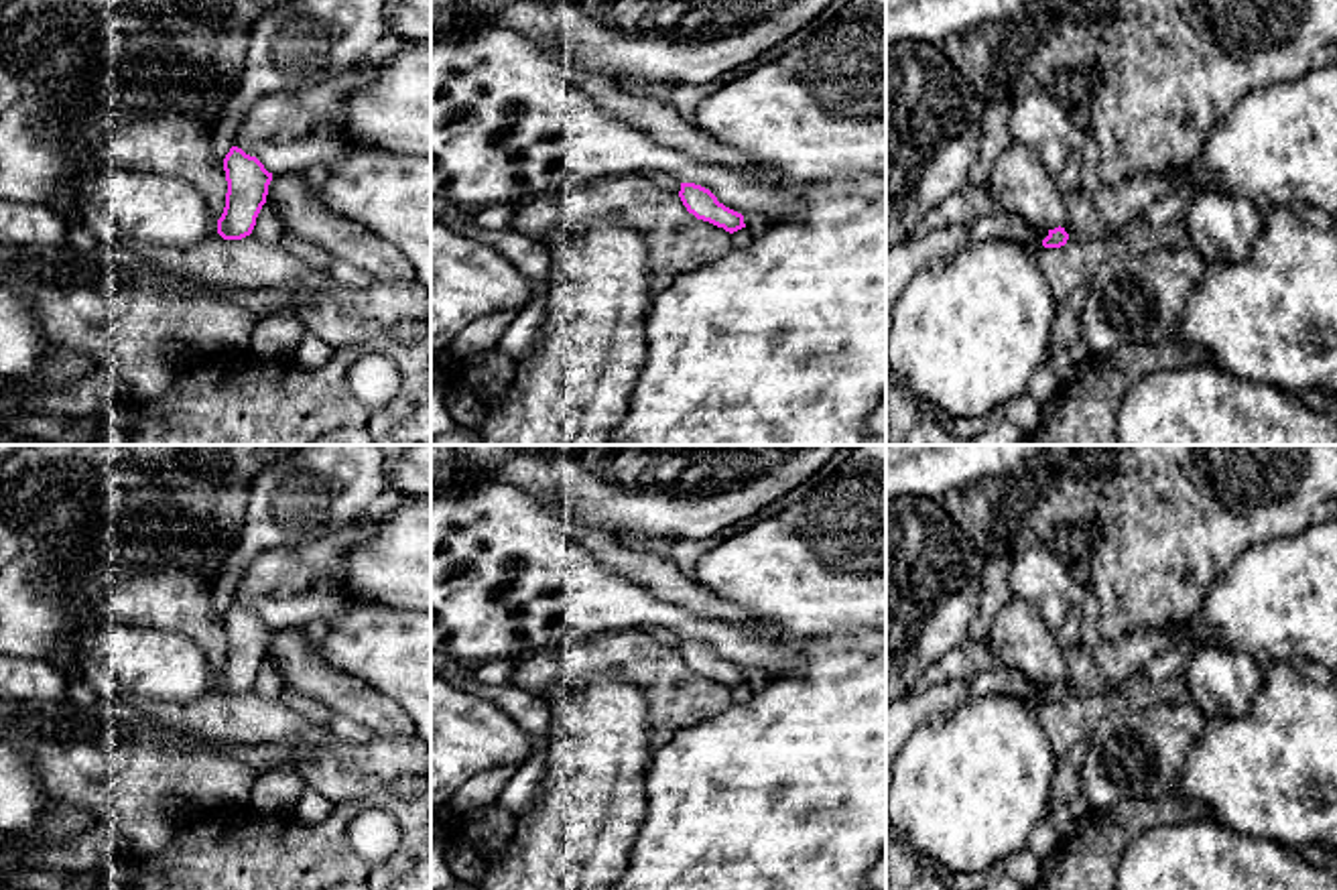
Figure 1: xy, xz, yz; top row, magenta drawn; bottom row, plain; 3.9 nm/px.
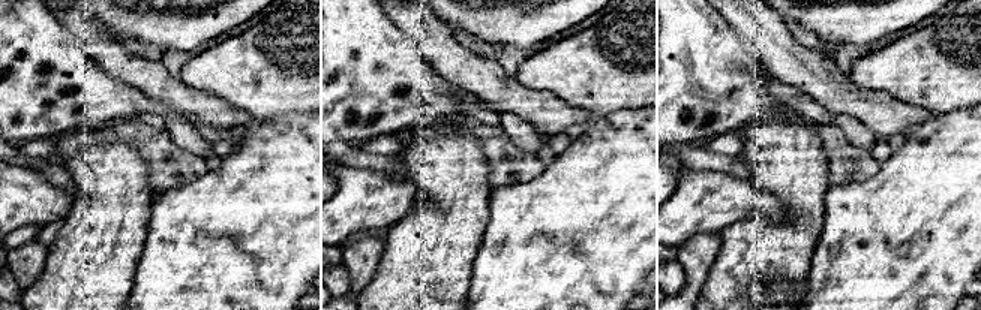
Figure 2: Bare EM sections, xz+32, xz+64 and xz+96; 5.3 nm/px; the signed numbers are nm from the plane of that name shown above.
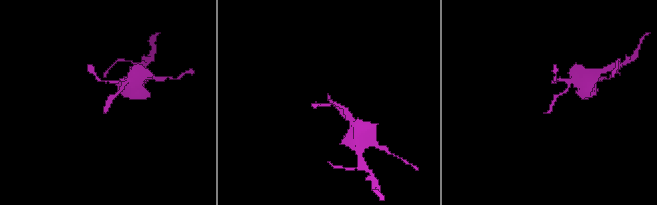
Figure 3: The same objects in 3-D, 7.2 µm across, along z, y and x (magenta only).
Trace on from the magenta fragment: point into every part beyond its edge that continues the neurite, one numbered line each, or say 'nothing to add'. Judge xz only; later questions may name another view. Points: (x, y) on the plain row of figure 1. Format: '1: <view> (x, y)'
nothing to add

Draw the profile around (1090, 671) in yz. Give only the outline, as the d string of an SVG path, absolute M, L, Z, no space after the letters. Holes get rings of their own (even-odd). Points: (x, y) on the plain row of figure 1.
M1181 622L1162 628L1140 628L1113 644L1083 644L1065 652L1067 669L1061 683L1071 697L1107 695L1118 685L1146 669L1146 664L1181 640L1211 642L1211 632L1201 624Z

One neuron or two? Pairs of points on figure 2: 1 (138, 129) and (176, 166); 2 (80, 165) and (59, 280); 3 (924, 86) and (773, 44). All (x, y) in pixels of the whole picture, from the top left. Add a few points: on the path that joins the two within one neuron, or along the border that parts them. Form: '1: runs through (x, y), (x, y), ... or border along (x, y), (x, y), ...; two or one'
1: runs through (149, 140), (168, 156); one
2: runs through (93, 193), (93, 246), (87, 252); one
3: border along (848, 75), (861, 87), (881, 92); two

